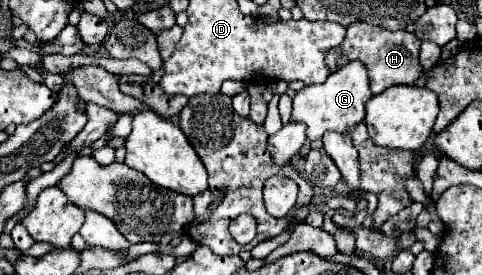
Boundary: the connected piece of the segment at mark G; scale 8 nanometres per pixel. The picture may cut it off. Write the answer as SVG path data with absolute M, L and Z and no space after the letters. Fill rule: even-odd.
M350 61L344 67L340 67L336 73L332 73L324 83L308 85L296 93L292 123L306 125L306 135L310 141L322 139L326 131L342 133L344 129L348 129L348 125L356 125L364 121L368 99L372 99L372 91L368 87L366 67L360 61Z

